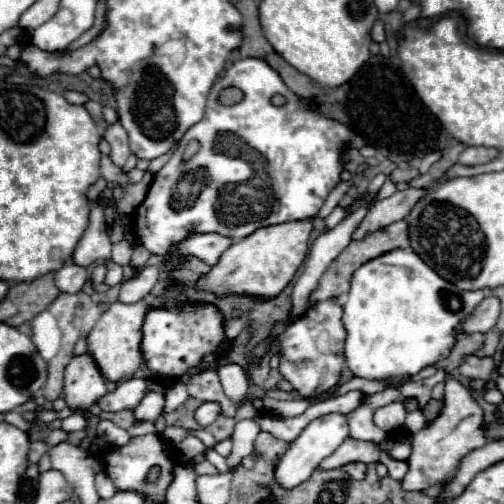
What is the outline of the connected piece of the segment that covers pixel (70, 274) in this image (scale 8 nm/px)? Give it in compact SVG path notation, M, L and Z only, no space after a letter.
M65 263L59 271L55 271L55 285L63 293L77 293L77 291L81 291L85 281L87 281L87 273L85 273L85 267L81 267L81 265Z

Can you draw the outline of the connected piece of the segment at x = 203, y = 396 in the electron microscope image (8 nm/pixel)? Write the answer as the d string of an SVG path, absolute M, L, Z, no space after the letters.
M207 369L207 371L193 375L189 385L187 385L187 393L191 397L201 399L201 401L213 401L215 399L223 405L225 417L235 417L235 407L231 407L229 399L223 393L217 393L217 391L223 391L223 387L219 383L219 375L217 375L215 369Z

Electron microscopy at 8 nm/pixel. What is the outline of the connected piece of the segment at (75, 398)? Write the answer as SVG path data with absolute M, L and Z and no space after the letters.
M85 353L73 357L65 369L65 403L73 411L85 411L103 395L105 379L101 377L95 361Z

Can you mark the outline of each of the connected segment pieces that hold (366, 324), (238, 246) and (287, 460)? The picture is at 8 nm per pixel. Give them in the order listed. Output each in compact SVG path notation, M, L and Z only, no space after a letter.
M393 249L361 265L351 277L351 289L343 303L343 325L347 331L345 361L355 377L387 379L415 375L423 367L449 355L455 343L455 327L465 321L473 309L487 297L487 291L459 291L453 283L441 279L413 249Z
M311 219L287 221L285 225L269 225L269 229L257 229L245 239L235 241L219 259L219 263L209 271L205 279L199 281L201 289L225 293L249 293L275 297L293 279L295 271L303 263L309 247L309 235L313 231Z
M331 413L331 415L323 415L323 417L315 419L315 421L311 421L295 441L287 443L285 453L277 459L275 471L273 471L273 477L275 477L277 485L281 485L283 489L299 487L303 481L307 481L317 471L319 463L325 457L329 457L347 437L349 437L349 427L347 427L345 415Z

